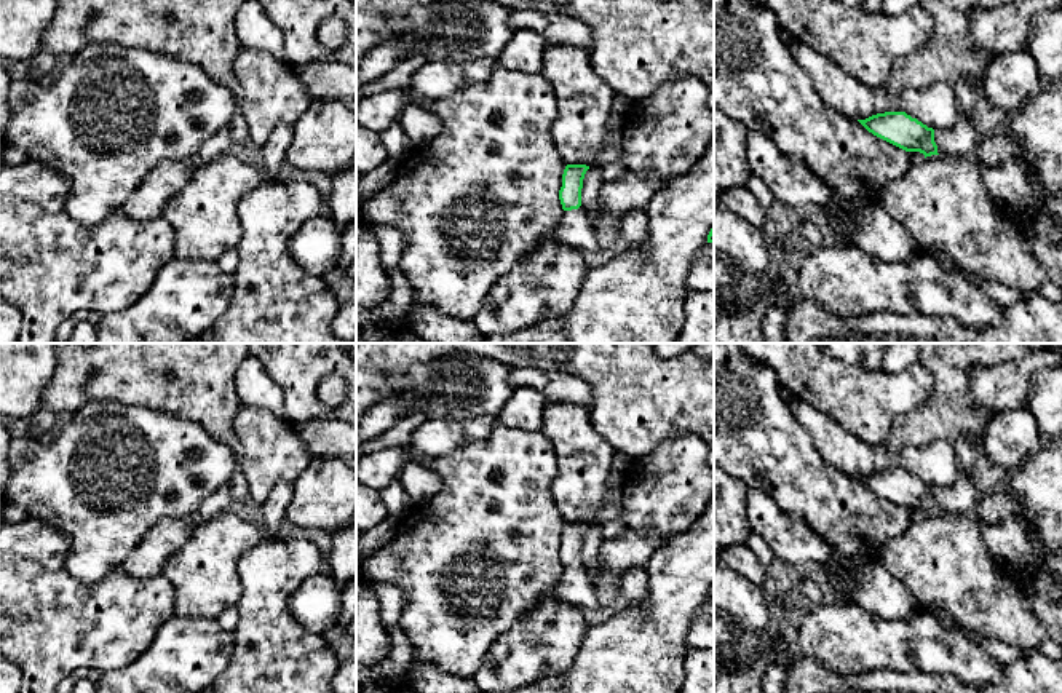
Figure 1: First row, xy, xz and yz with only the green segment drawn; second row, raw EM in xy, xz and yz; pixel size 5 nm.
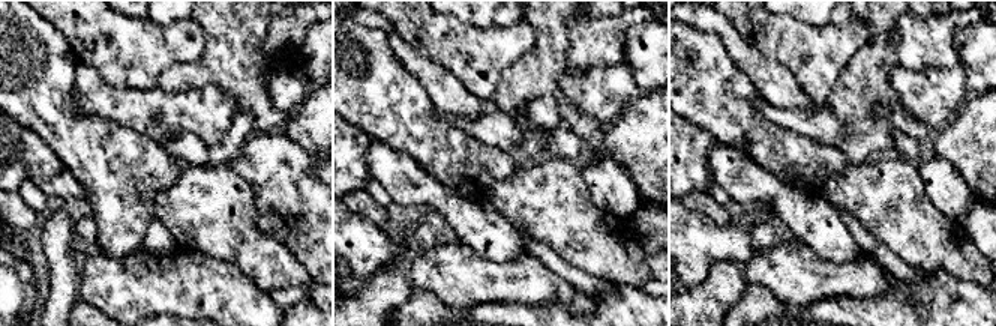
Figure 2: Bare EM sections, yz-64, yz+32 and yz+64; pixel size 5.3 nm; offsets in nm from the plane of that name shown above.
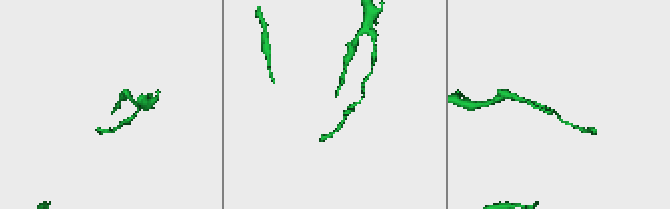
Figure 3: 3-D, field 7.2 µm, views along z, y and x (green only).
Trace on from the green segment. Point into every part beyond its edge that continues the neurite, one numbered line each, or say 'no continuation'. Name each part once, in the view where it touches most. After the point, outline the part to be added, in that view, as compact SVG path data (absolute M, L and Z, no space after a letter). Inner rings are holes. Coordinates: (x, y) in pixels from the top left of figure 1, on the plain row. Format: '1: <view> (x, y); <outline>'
1: yz (963, 497); M961 471L957 481L949 487L934 487L937 511L945 514L973 516L982 493L974 485L968 471Z

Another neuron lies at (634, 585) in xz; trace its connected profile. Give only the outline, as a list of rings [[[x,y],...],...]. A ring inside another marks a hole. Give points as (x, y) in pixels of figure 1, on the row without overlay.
[[[629,567],[620,580],[620,594],[629,605],[644,605],[648,599],[648,576],[645,567]]]

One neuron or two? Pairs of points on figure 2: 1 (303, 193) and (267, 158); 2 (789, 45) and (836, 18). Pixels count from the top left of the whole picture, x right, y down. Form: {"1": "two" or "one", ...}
{"1": "one", "2": "two"}

